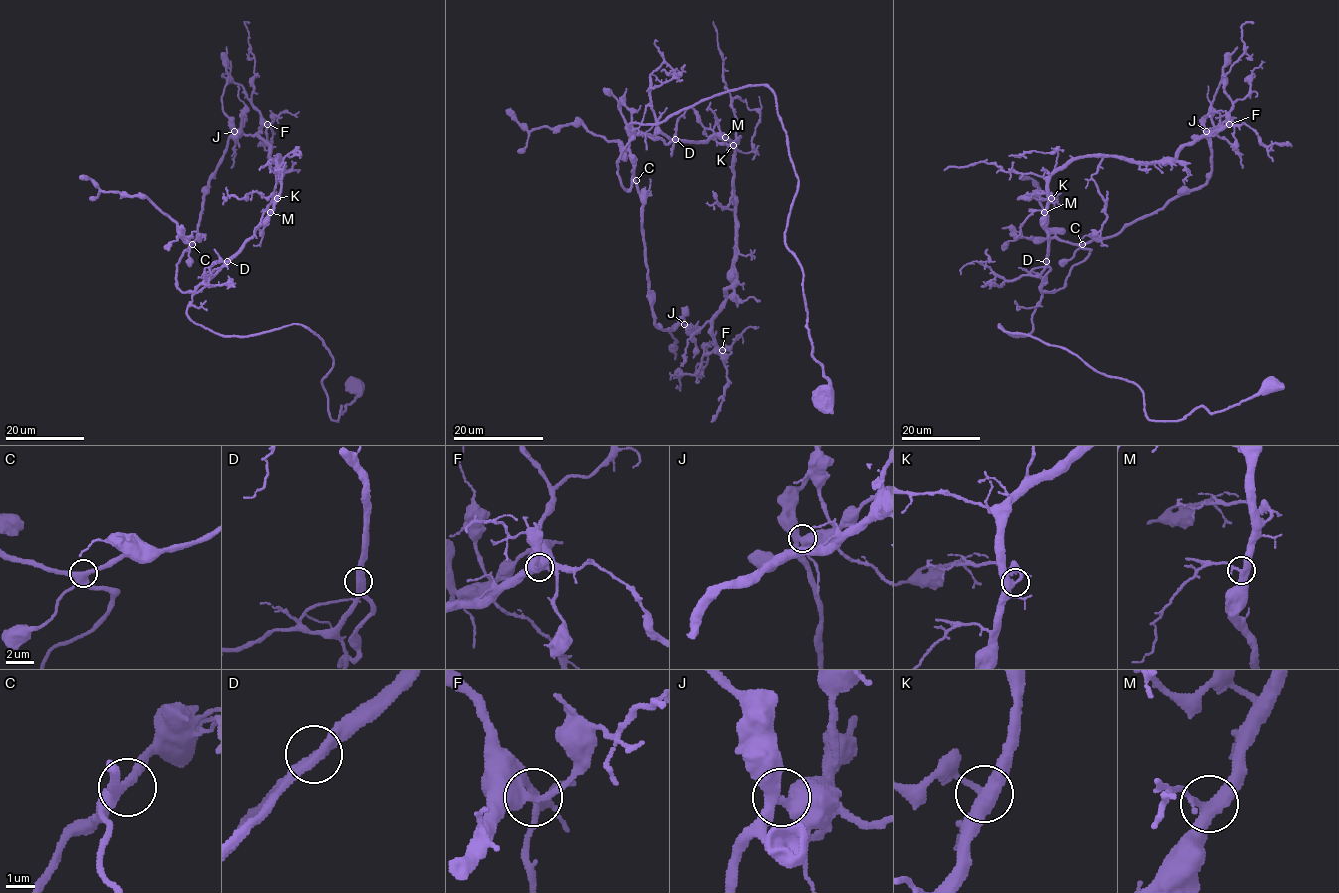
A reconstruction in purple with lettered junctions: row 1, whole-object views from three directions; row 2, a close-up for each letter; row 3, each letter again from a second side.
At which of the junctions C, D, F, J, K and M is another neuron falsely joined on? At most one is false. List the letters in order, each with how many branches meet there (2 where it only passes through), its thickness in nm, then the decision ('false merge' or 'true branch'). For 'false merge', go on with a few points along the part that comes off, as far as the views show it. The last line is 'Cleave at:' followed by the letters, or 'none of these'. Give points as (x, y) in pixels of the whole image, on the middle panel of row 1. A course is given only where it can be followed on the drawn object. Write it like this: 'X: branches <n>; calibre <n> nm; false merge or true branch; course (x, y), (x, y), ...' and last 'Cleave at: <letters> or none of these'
C: branches 3; calibre 360 nm; true branch
D: branches 2; calibre 440 nm; true branch
F: branches 2; calibre 360 nm; true branch
J: branches 3; calibre 380 nm; true branch
K: branches 3; calibre 360 nm; true branch
M: branches 3; calibre 400 nm; true branch
Cleave at: none of these

